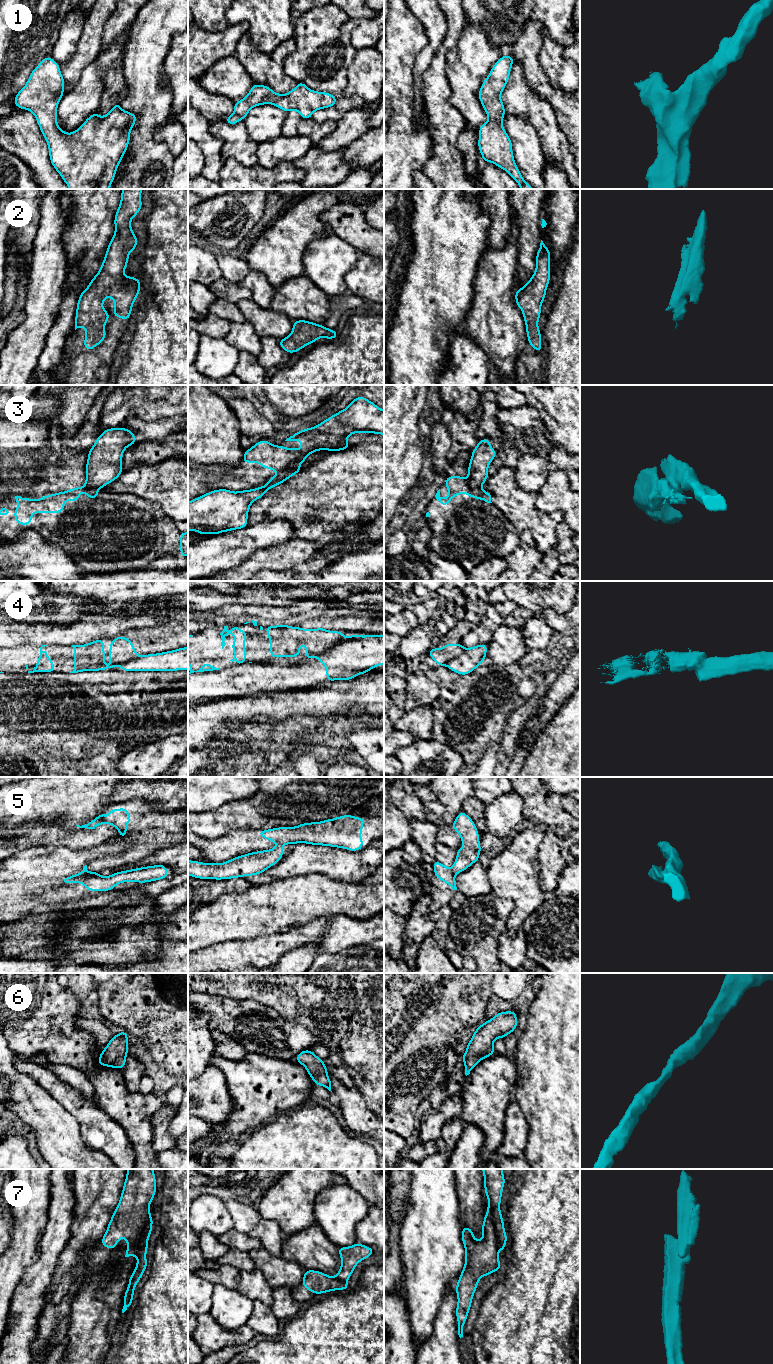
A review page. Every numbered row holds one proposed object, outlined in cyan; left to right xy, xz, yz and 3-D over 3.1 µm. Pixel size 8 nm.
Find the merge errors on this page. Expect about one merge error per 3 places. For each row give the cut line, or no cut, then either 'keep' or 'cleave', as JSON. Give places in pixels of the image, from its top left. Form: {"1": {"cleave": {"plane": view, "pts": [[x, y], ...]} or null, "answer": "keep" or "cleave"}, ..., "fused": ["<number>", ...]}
{"1": {"cleave": null, "answer": "keep"}, "2": {"cleave": null, "answer": "keep"}, "3": {"cleave": {"plane": "xz", "pts": [[300, 467], [285, 469], [278, 474]]}, "answer": "cleave"}, "4": {"cleave": {"plane": "xz", "pts": [[342, 638], [337, 640], [318, 658]]}, "answer": "cleave"}, "5": {"cleave": {"plane": "yz", "pts": [[451, 869], [455, 873]]}, "answer": "cleave"}, "6": {"cleave": null, "answer": "keep"}, "7": {"cleave": {"plane": "yz", "pts": [[487, 1212], [494, 1227], [497, 1247], [499, 1249]]}, "answer": "cleave"}, "fused": ["3", "4", "5", "7"]}

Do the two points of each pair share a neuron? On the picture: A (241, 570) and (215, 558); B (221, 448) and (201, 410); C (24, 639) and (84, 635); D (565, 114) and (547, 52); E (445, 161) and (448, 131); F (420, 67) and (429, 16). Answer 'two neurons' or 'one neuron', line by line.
A: two neurons
B: one neuron
C: one neuron
D: two neurons
E: one neuron
F: one neuron

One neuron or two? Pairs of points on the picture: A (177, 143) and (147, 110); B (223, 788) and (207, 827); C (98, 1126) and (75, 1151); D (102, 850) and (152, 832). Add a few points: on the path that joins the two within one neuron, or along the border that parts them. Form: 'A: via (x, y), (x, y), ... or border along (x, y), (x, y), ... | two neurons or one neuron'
A: border along (169, 121), (153, 135), (168, 150) | two neurons
B: border along (231, 801), (218, 808), (203, 810), (198, 813) | two neurons
C: border along (76, 1119), (81, 1138), (88, 1145), (104, 1154) | two neurons
D: border along (131, 843), (118, 854), (110, 855) | two neurons

